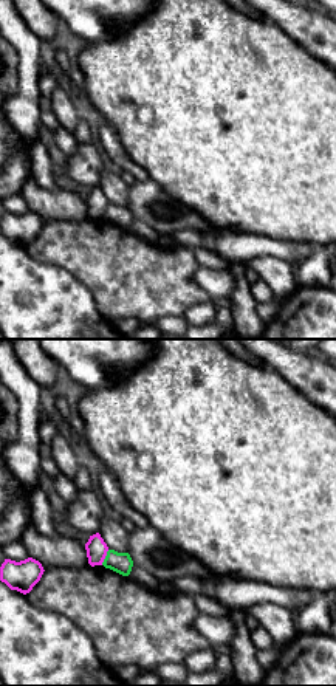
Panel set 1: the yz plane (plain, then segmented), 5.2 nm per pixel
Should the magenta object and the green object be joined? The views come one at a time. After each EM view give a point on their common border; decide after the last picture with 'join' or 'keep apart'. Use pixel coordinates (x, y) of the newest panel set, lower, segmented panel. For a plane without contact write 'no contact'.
contact (104, 558)

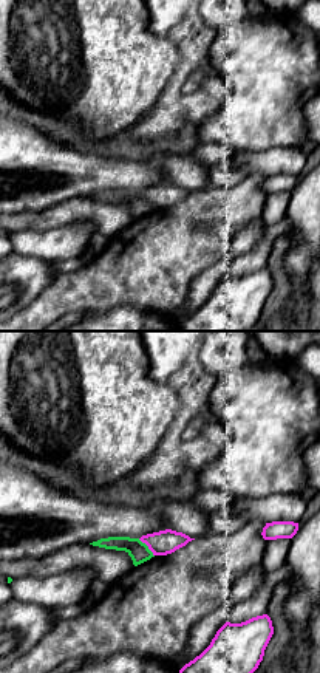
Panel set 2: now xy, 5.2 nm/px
contact (147, 545)

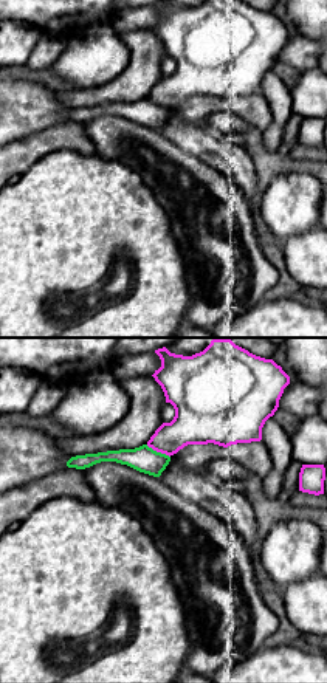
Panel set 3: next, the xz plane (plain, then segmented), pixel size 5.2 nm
contact (158, 451)

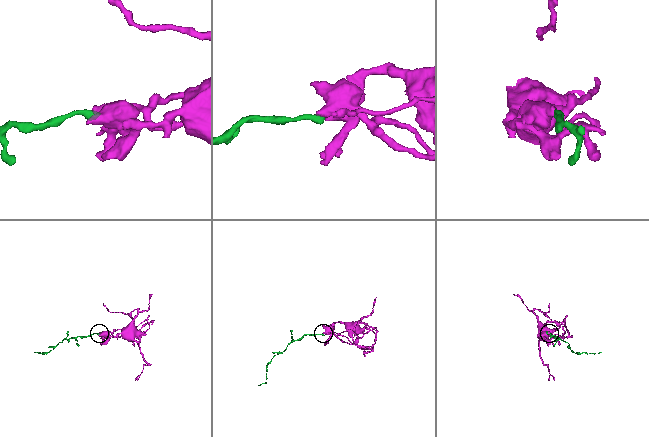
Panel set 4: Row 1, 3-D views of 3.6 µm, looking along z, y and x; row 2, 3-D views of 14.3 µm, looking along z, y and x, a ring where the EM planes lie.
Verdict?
keep apart

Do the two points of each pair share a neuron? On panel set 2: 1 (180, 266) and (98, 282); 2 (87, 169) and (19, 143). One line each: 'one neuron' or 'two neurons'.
1: one neuron
2: one neuron

